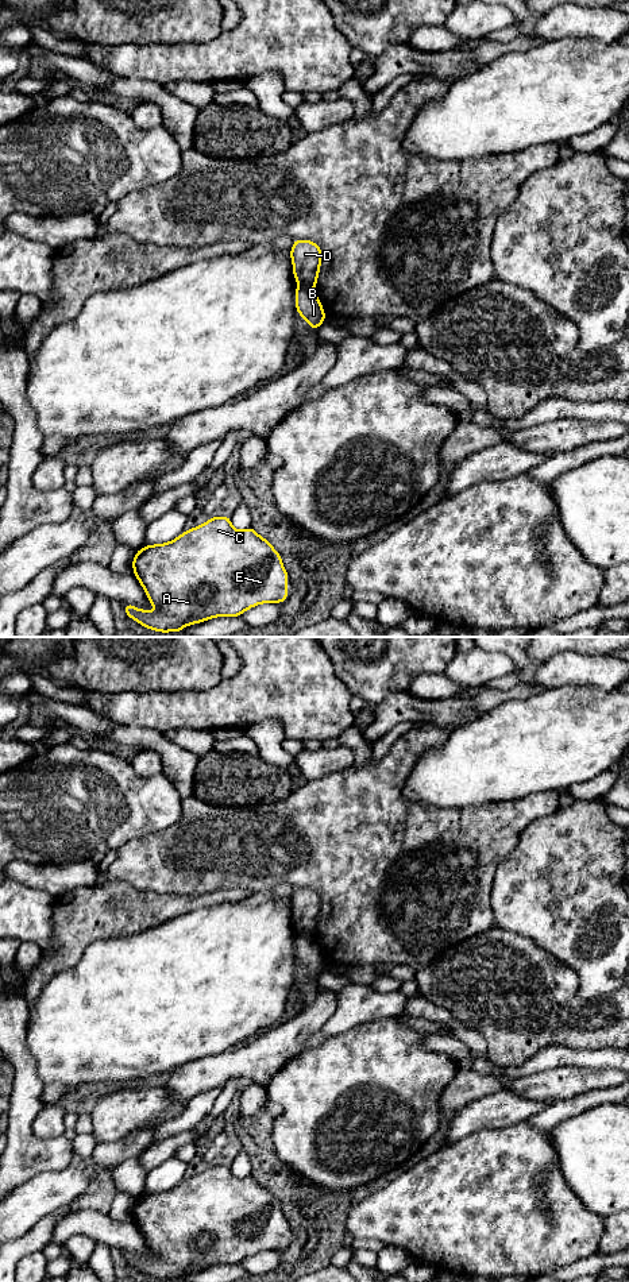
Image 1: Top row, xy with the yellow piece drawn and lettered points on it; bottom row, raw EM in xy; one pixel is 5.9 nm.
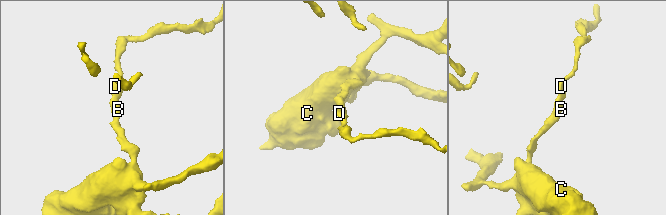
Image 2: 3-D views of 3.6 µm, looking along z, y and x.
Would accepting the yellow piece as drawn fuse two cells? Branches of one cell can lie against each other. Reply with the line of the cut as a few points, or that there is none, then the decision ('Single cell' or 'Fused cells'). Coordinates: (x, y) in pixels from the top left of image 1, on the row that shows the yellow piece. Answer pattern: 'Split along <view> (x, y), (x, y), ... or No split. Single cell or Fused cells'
Split along xy (298, 285), (312, 290). Fused cells

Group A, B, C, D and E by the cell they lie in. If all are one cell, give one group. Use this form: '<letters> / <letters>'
A B C E / D

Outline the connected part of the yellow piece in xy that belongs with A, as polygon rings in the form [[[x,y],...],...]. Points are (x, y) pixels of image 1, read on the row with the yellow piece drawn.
[[[228,515],[212,517],[166,544],[144,545],[132,567],[157,610],[124,603],[126,614],[161,633],[289,598],[279,553],[251,526],[236,530]]]

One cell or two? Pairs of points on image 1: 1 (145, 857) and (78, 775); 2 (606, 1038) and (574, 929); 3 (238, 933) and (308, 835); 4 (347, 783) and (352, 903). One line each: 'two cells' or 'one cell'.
1: two cells
2: two cells
3: two cells
4: one cell

